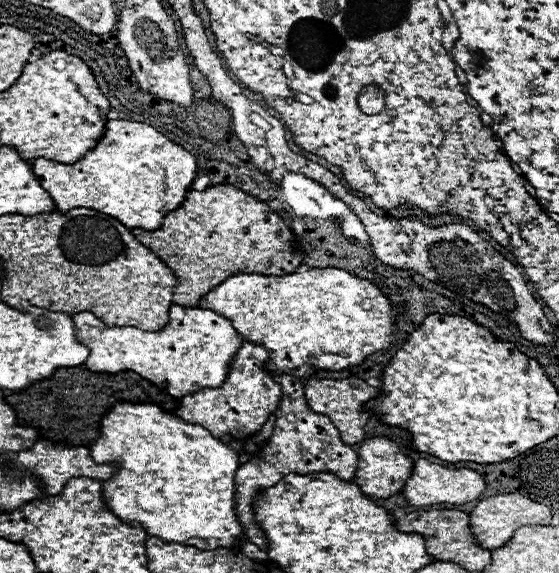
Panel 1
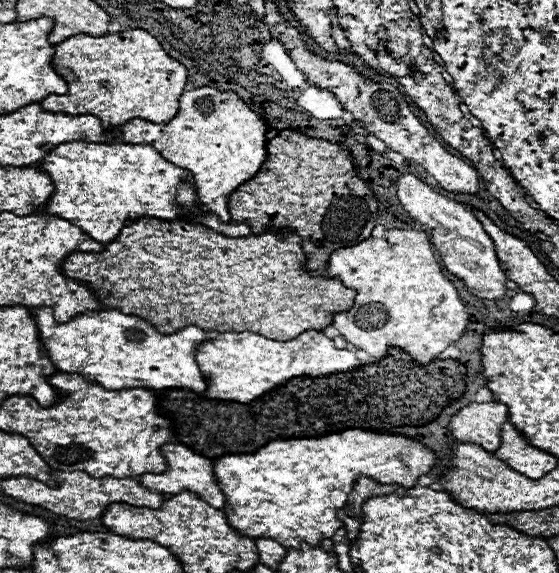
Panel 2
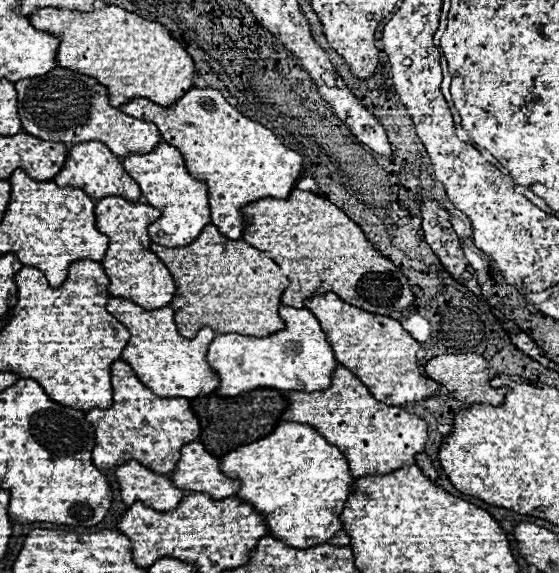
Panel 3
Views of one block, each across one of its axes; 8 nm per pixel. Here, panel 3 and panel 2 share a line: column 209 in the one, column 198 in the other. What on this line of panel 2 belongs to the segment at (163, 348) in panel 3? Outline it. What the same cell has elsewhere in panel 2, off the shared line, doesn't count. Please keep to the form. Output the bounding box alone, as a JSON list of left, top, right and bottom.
[30,308,214,394]

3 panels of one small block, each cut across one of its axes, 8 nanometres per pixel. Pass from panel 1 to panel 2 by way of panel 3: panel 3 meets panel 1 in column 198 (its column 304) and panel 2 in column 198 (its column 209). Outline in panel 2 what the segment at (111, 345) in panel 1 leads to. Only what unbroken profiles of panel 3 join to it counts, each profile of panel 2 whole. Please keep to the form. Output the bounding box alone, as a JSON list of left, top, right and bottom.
[198,330,362,404]

